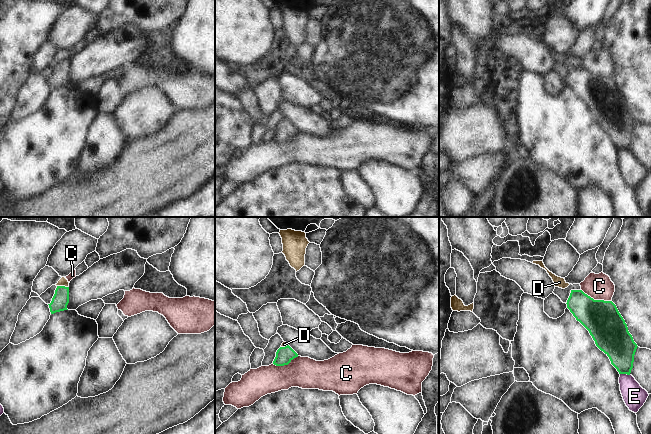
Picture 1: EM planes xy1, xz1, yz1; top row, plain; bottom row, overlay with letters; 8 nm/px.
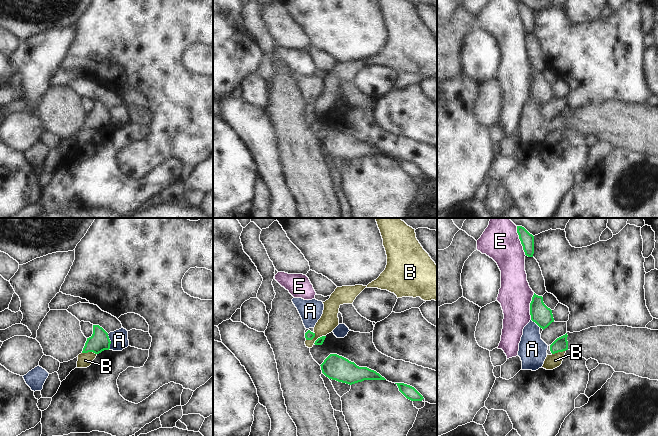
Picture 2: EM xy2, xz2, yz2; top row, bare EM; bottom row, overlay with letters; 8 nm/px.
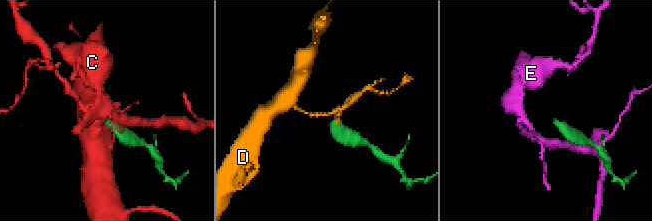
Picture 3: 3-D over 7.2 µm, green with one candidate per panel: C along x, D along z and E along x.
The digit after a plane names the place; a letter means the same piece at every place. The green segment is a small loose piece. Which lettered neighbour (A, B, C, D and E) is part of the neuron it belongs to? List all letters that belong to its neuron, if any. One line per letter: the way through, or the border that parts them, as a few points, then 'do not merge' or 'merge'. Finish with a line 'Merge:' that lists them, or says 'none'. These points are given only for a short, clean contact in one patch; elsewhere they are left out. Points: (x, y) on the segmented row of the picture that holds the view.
A: along xy2 (107, 334), (110, 340), (110, 348) | do not merge
B: along xy2 (82, 352), (94, 352), (96, 354) | do not merge
C: do not merge
D: across xy1 (60, 300), (63, 286), (63, 281) | merge
E: do not merge
Merge: D

